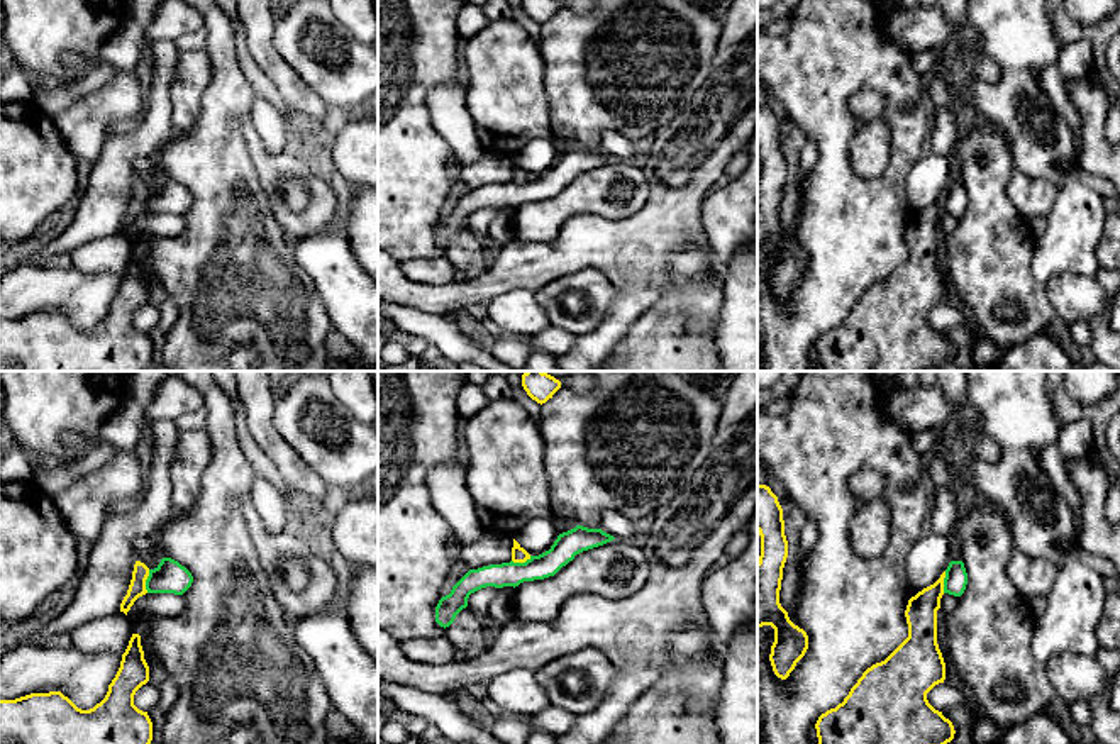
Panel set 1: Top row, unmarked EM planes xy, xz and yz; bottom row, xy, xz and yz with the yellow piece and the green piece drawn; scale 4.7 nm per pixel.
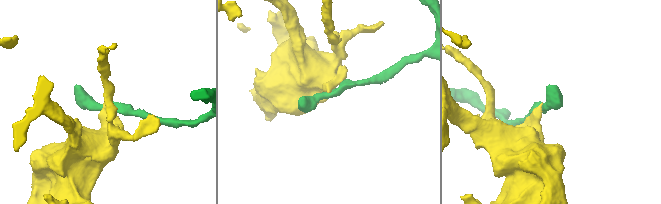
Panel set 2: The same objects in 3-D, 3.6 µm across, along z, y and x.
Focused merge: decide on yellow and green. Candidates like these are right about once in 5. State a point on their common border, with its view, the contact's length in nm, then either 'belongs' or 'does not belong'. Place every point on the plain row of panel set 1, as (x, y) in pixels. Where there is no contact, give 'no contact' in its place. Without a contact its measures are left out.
meets yellow in xy at (144, 202); contact 110 nm long; does not belong

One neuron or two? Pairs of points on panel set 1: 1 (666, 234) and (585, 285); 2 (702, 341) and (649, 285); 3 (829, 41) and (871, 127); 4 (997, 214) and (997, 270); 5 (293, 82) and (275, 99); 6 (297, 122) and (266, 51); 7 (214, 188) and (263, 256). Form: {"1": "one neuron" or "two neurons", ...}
{"1": "two neurons", "2": "two neurons", "3": "two neurons", "4": "one neuron", "5": "two neurons", "6": "two neurons", "7": "one neuron"}

